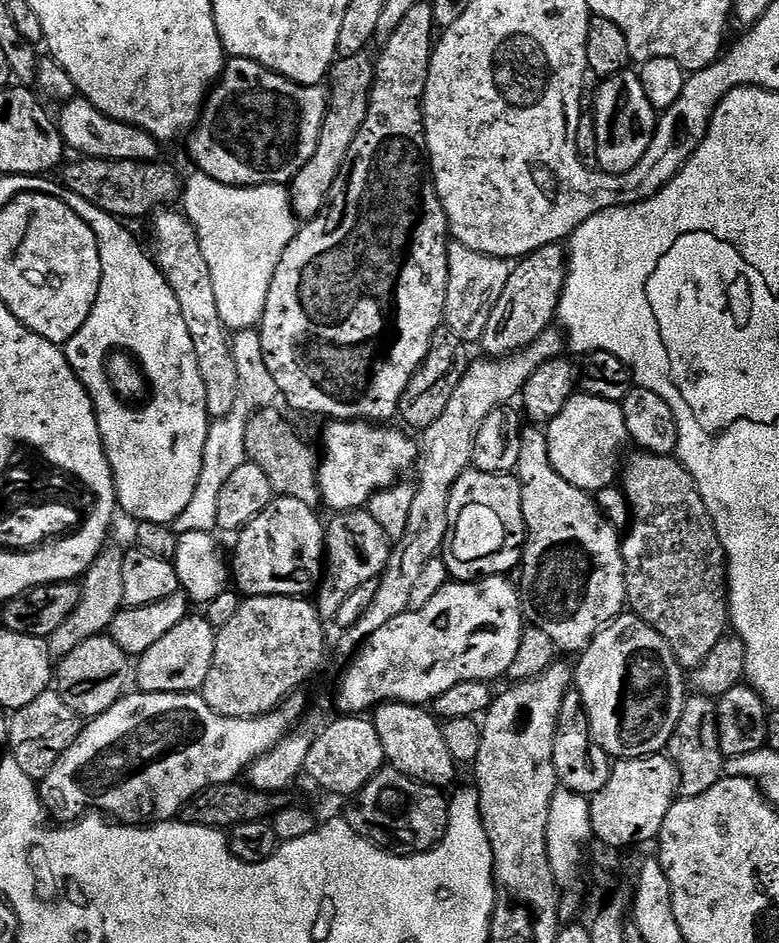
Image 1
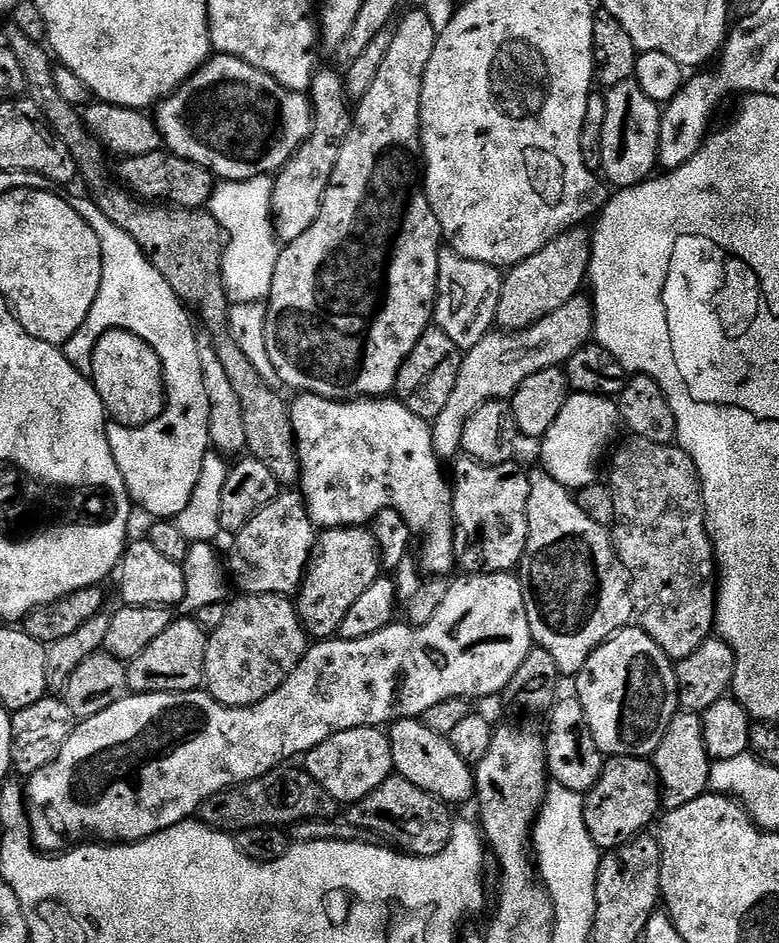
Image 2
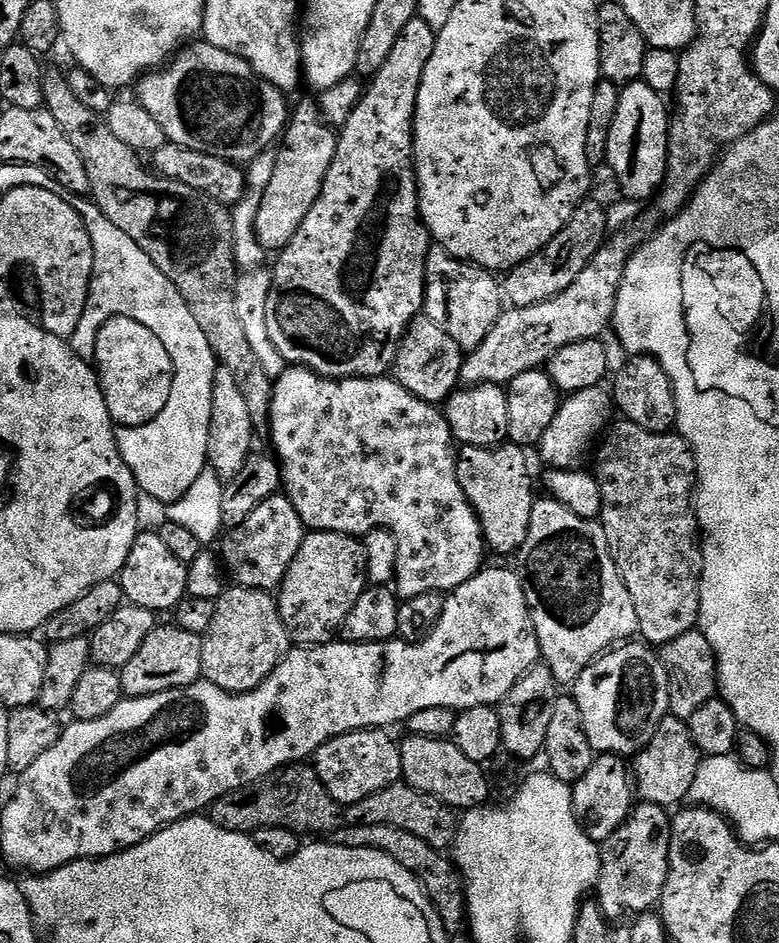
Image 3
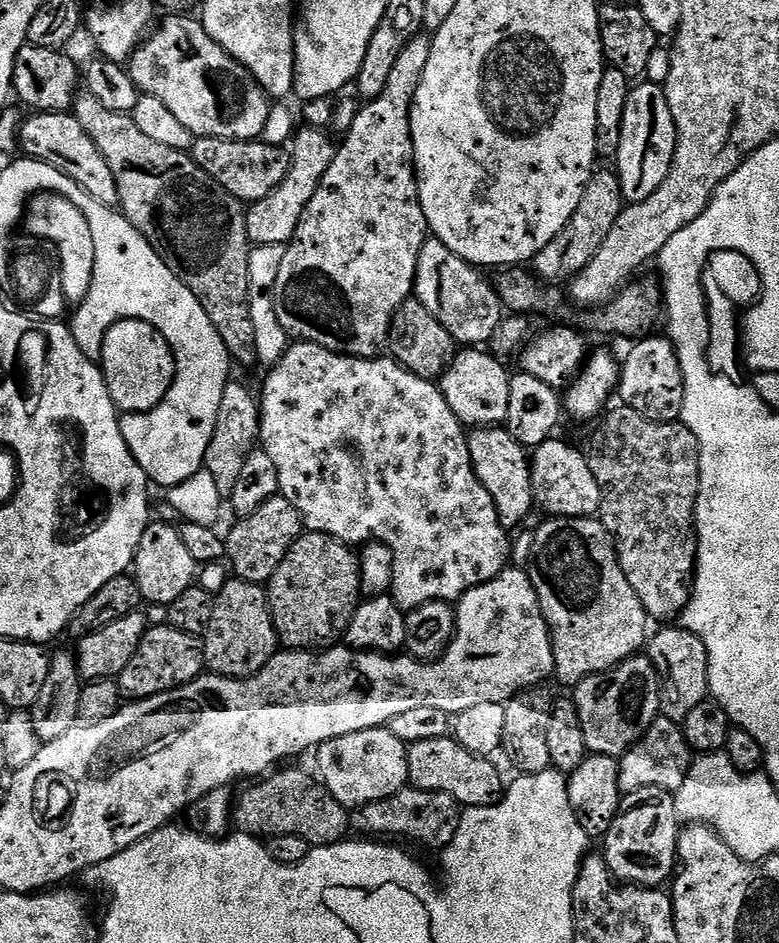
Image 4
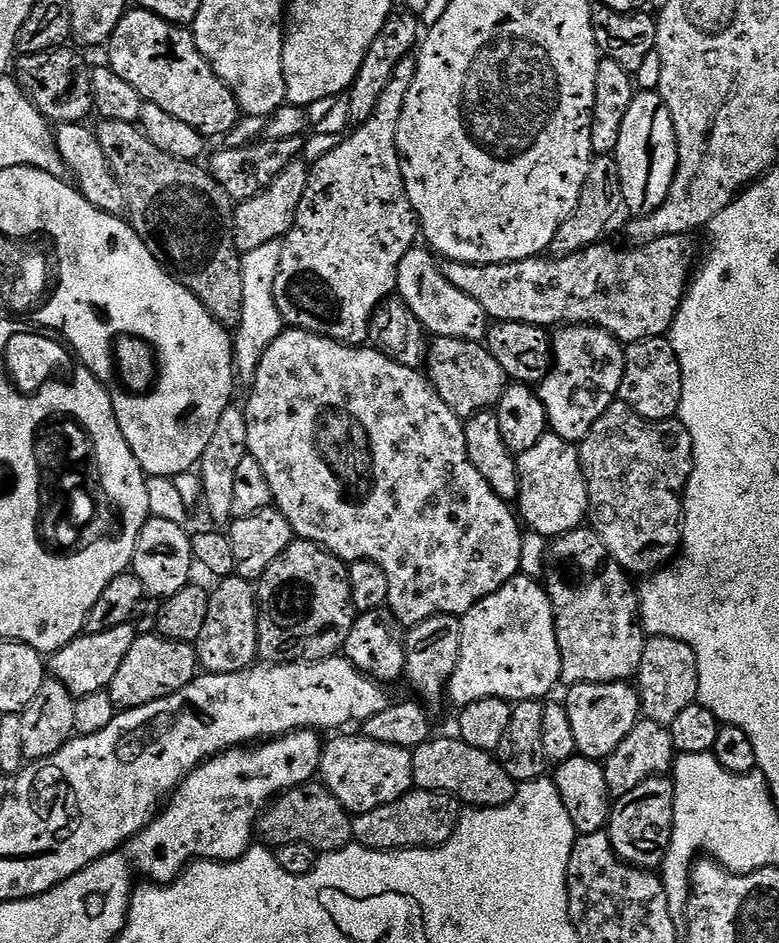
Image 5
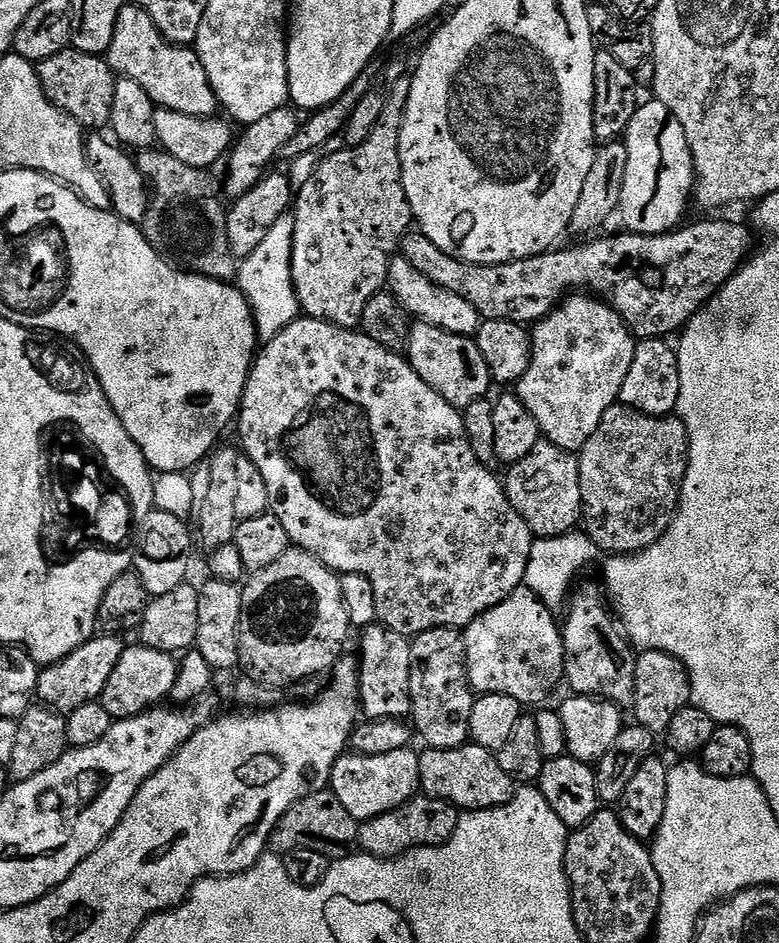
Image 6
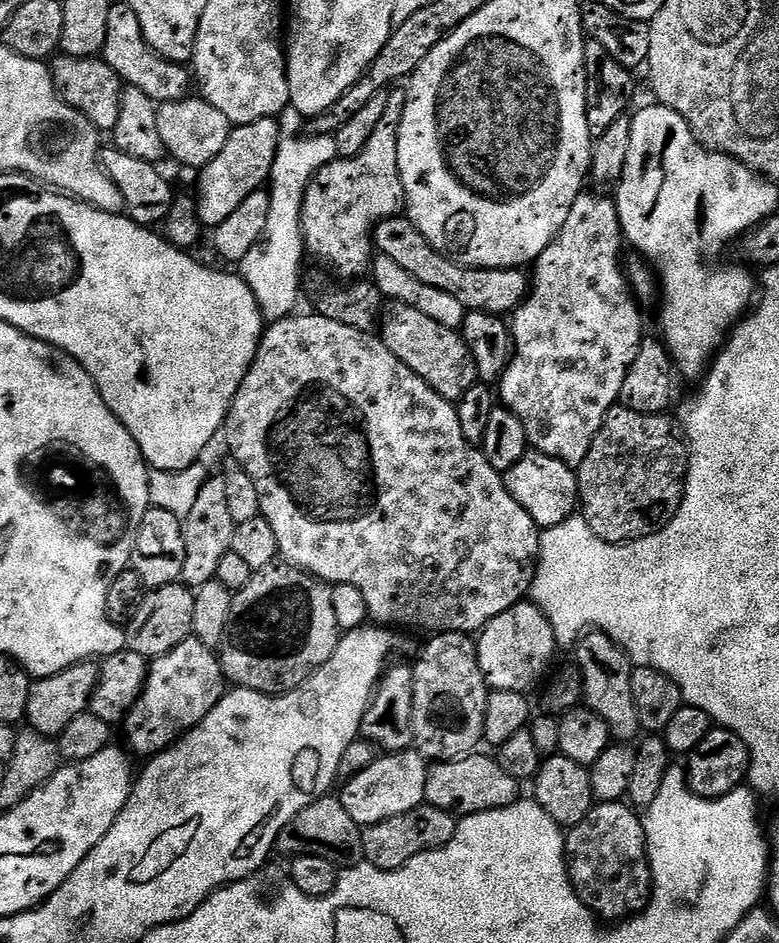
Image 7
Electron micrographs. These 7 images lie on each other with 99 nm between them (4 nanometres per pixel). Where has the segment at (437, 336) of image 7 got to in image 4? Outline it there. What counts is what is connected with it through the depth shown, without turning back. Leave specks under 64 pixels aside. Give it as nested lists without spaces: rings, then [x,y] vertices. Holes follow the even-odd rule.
[[[464,346],[453,355],[443,376],[439,377],[438,387],[444,395],[446,406],[450,406],[461,424],[469,429],[500,426],[507,421],[510,372],[499,363],[503,364],[491,351]]]

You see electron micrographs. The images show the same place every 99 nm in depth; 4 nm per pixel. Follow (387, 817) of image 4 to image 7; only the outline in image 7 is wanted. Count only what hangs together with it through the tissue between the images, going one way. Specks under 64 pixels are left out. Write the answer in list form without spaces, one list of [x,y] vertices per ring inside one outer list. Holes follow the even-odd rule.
[[[421,806],[398,818],[390,818],[386,822],[378,822],[363,829],[360,833],[360,850],[367,863],[381,868],[383,872],[393,872],[406,866],[410,858],[418,858],[418,854],[426,854],[446,846],[450,838],[454,838],[457,823],[457,817],[451,812]]]

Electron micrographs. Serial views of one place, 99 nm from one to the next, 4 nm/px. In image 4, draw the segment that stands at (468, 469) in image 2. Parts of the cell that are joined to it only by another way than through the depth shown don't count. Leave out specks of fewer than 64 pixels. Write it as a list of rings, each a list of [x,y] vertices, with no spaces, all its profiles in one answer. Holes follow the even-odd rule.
[[[493,426],[490,428],[474,428],[467,433],[466,455],[477,482],[483,486],[486,494],[490,494],[490,498],[496,507],[496,514],[500,519],[501,527],[507,530],[514,530],[527,518],[528,511],[533,511],[534,508],[532,499],[532,466],[529,453],[508,433],[507,427]]]

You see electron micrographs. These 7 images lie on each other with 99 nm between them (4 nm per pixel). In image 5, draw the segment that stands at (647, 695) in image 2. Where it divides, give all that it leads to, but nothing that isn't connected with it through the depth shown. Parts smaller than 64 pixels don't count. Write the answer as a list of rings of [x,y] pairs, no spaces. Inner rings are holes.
[[[622,680],[605,684],[574,684],[567,691],[568,700],[565,699],[563,705],[570,714],[577,753],[591,760],[607,760],[614,750],[618,750],[618,742],[622,742],[642,718],[639,691]]]

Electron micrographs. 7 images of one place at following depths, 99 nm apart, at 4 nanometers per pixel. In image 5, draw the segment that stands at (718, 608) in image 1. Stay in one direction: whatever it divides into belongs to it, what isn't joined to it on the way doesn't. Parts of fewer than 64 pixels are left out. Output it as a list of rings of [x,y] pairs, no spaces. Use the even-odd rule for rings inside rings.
[[[615,403],[609,406],[606,414],[590,426],[590,434],[586,434],[584,440],[579,441],[580,465],[584,471],[584,481],[588,487],[588,520],[592,531],[597,532],[606,546],[606,550],[620,563],[620,567],[633,577],[647,578],[654,572],[659,572],[661,568],[671,565],[675,561],[682,547],[682,517],[684,515],[684,491],[688,485],[688,479],[692,473],[692,435],[686,430],[686,426],[681,424],[679,419],[670,420],[647,420],[639,416],[630,406],[622,403]]]

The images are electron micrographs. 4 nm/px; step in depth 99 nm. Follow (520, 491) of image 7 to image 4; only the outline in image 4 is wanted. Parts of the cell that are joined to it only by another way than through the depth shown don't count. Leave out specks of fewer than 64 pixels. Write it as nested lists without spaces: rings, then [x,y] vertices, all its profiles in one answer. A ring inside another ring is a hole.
[[[553,438],[542,442],[536,448],[531,449],[530,463],[532,466],[532,499],[537,509],[548,512],[549,517],[561,520],[582,520],[592,518],[600,511],[600,487],[594,482],[594,476],[590,474],[587,455],[559,438]]]

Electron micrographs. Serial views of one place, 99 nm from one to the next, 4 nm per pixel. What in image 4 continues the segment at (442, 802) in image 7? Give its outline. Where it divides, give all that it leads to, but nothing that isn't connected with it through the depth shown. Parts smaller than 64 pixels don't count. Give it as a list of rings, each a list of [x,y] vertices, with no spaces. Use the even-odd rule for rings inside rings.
[[[448,736],[430,742],[408,745],[408,784],[427,792],[450,794],[464,808],[489,808],[506,791],[506,780],[500,777],[491,759],[470,754],[457,740]]]

